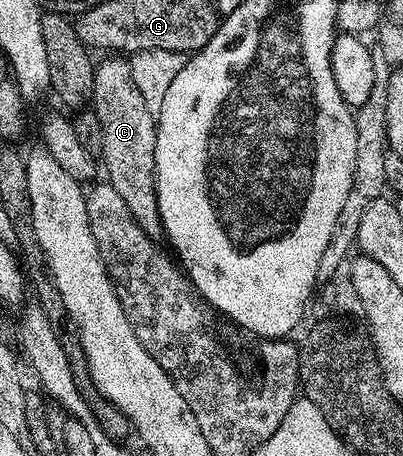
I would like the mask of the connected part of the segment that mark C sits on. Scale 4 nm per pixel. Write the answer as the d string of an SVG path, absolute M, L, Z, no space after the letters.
M112 54L109 60L95 65L94 86L90 101L102 126L102 172L107 183L118 190L122 202L130 210L134 222L142 226L144 233L154 241L164 236L164 226L158 212L156 197L156 171L154 170L154 146L156 145L157 117L148 109L138 86L134 82L131 63L123 55Z

